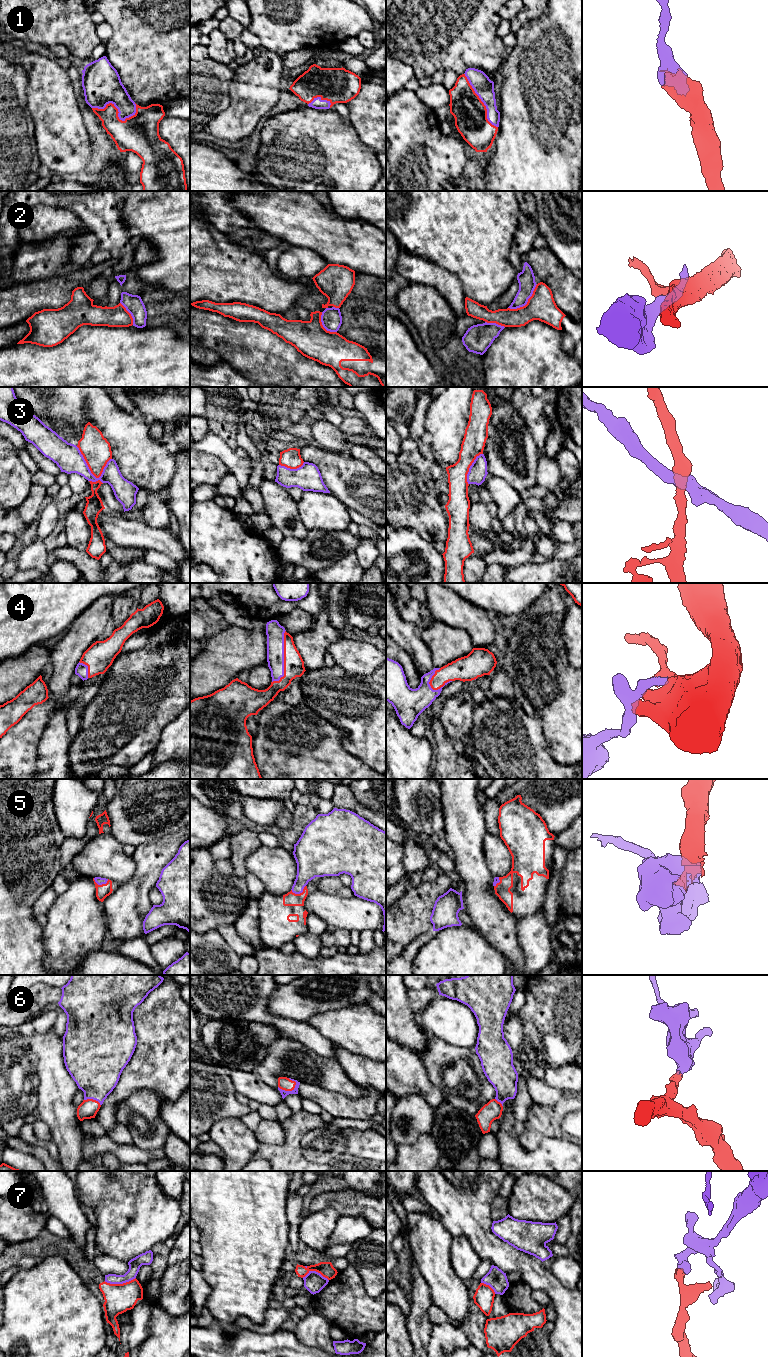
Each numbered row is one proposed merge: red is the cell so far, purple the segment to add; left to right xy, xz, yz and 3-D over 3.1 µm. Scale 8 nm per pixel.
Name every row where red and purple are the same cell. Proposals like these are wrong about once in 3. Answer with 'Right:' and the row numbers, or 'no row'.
Right: 1, 4, 5, 6

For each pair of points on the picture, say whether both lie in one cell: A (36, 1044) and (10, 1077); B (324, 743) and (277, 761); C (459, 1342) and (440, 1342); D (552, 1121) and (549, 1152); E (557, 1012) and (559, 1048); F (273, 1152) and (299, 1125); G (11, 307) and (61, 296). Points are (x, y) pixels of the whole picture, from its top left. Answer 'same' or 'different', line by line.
A: different
B: same
C: same
D: different
E: same
F: same
G: same

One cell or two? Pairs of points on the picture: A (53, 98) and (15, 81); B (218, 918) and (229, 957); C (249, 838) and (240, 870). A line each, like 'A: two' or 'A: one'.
A: two
B: two
C: one

